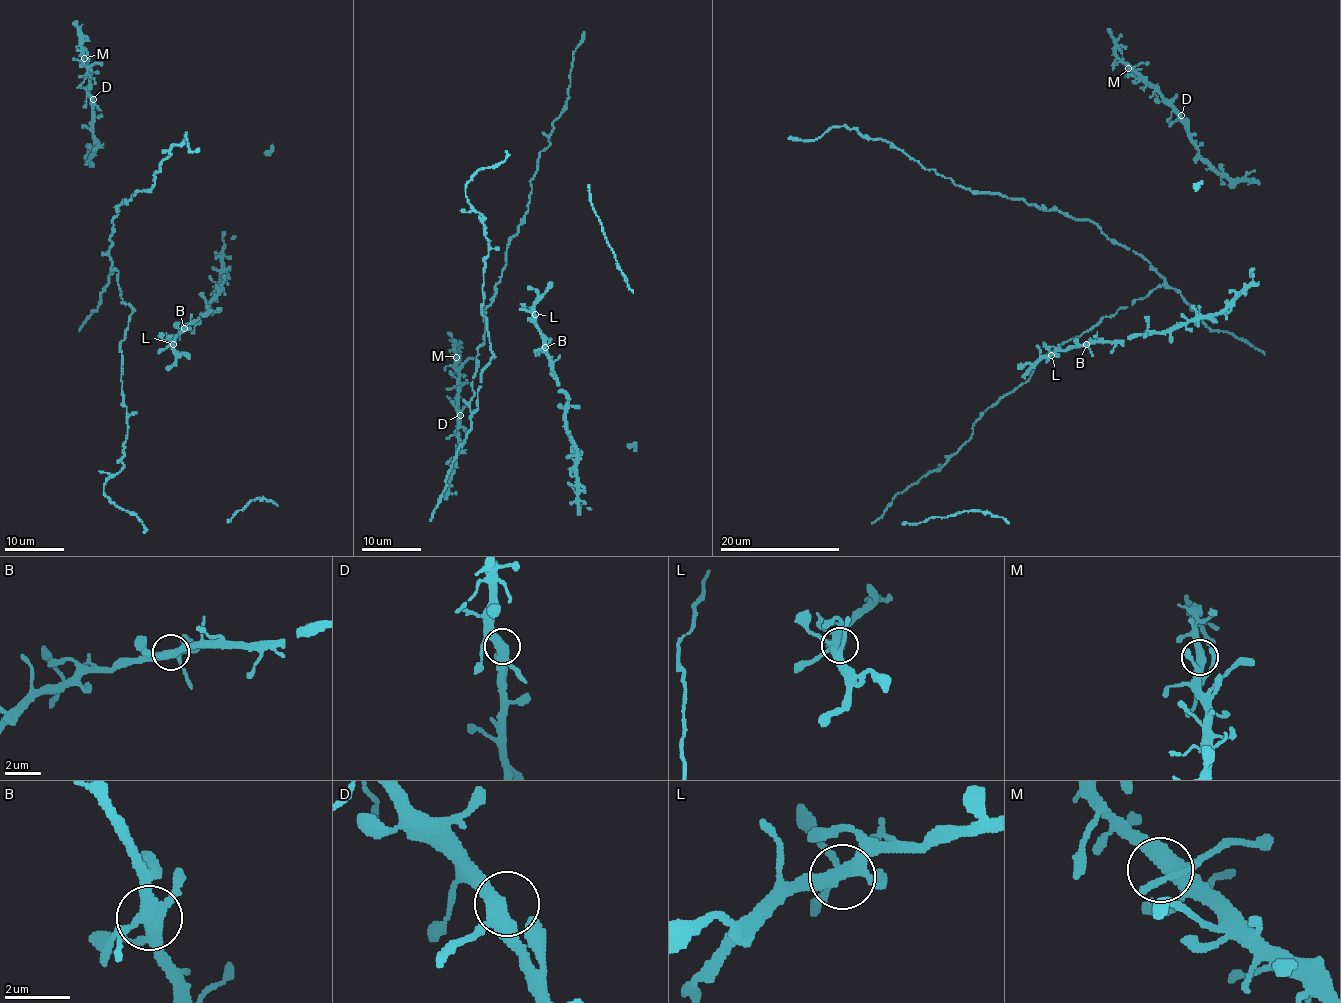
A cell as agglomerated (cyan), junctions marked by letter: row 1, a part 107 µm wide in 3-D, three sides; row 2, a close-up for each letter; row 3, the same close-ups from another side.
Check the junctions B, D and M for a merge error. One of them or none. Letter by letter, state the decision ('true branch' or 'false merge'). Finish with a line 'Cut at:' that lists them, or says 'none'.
B: true branch
D: true branch
M: true branch
Cut at: none

